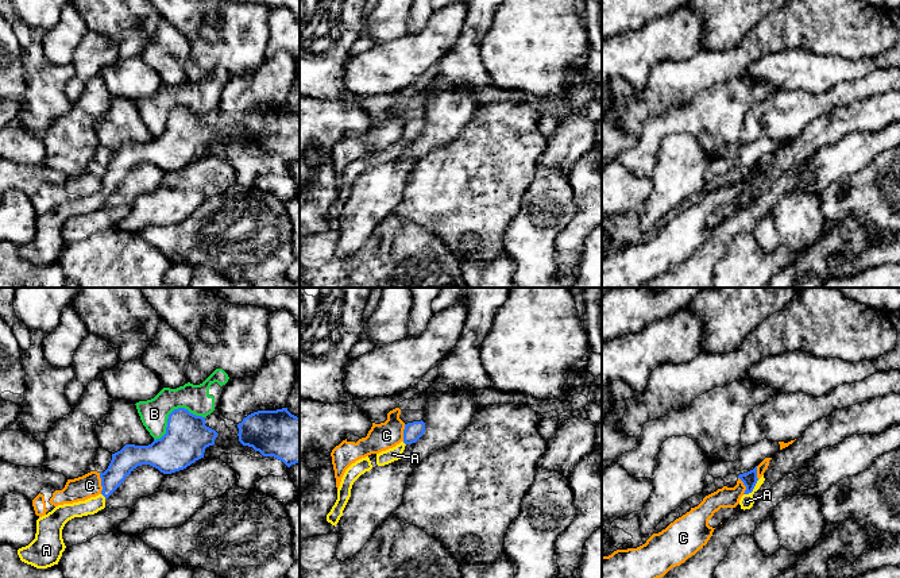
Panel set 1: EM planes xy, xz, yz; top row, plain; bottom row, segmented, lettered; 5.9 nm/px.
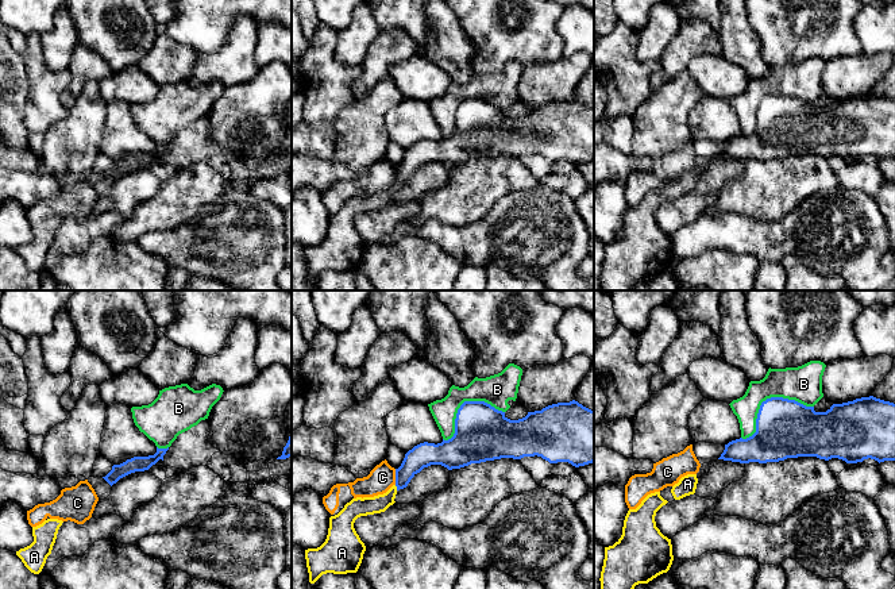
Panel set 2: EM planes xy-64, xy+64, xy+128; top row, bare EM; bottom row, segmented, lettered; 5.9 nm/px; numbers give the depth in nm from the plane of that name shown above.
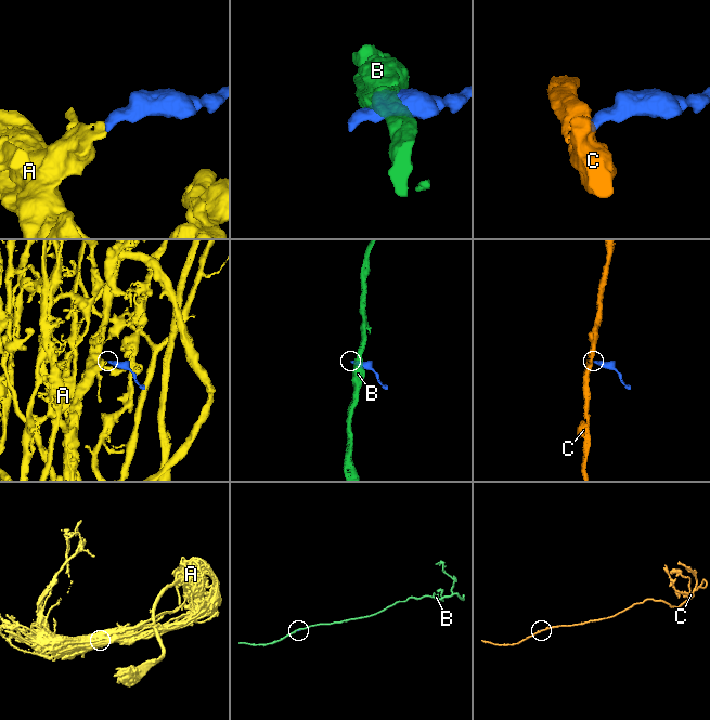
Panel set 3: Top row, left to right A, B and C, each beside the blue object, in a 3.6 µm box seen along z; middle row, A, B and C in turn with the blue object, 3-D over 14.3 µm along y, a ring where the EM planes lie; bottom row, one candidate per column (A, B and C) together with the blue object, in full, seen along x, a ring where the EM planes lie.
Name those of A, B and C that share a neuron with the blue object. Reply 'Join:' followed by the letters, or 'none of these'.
Join: A

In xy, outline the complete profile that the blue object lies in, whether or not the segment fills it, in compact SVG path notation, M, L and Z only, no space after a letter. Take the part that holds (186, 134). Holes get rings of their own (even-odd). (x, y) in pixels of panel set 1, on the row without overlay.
M185 105L174 107L167 116L166 131L161 136L154 136L148 143L125 142L120 149L112 151L112 158L104 170L100 170L103 188L99 193L85 199L63 201L55 204L47 212L36 217L35 236L26 244L18 247L22 259L36 266L47 266L58 262L66 243L62 236L65 221L74 216L94 212L105 205L105 197L123 181L134 166L142 162L150 162L163 172L171 172L186 166L196 158L204 155L205 146L215 142L217 130L205 123L205 115L196 113Z

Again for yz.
M757 163L748 170L739 172L738 176L746 184L745 190L739 197L741 207L750 207L756 199L753 192L760 186L765 176L764 173L760 177L757 176Z

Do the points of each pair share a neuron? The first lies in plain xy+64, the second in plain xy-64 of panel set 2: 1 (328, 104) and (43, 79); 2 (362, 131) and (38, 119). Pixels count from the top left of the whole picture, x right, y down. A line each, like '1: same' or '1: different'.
1: same
2: different

